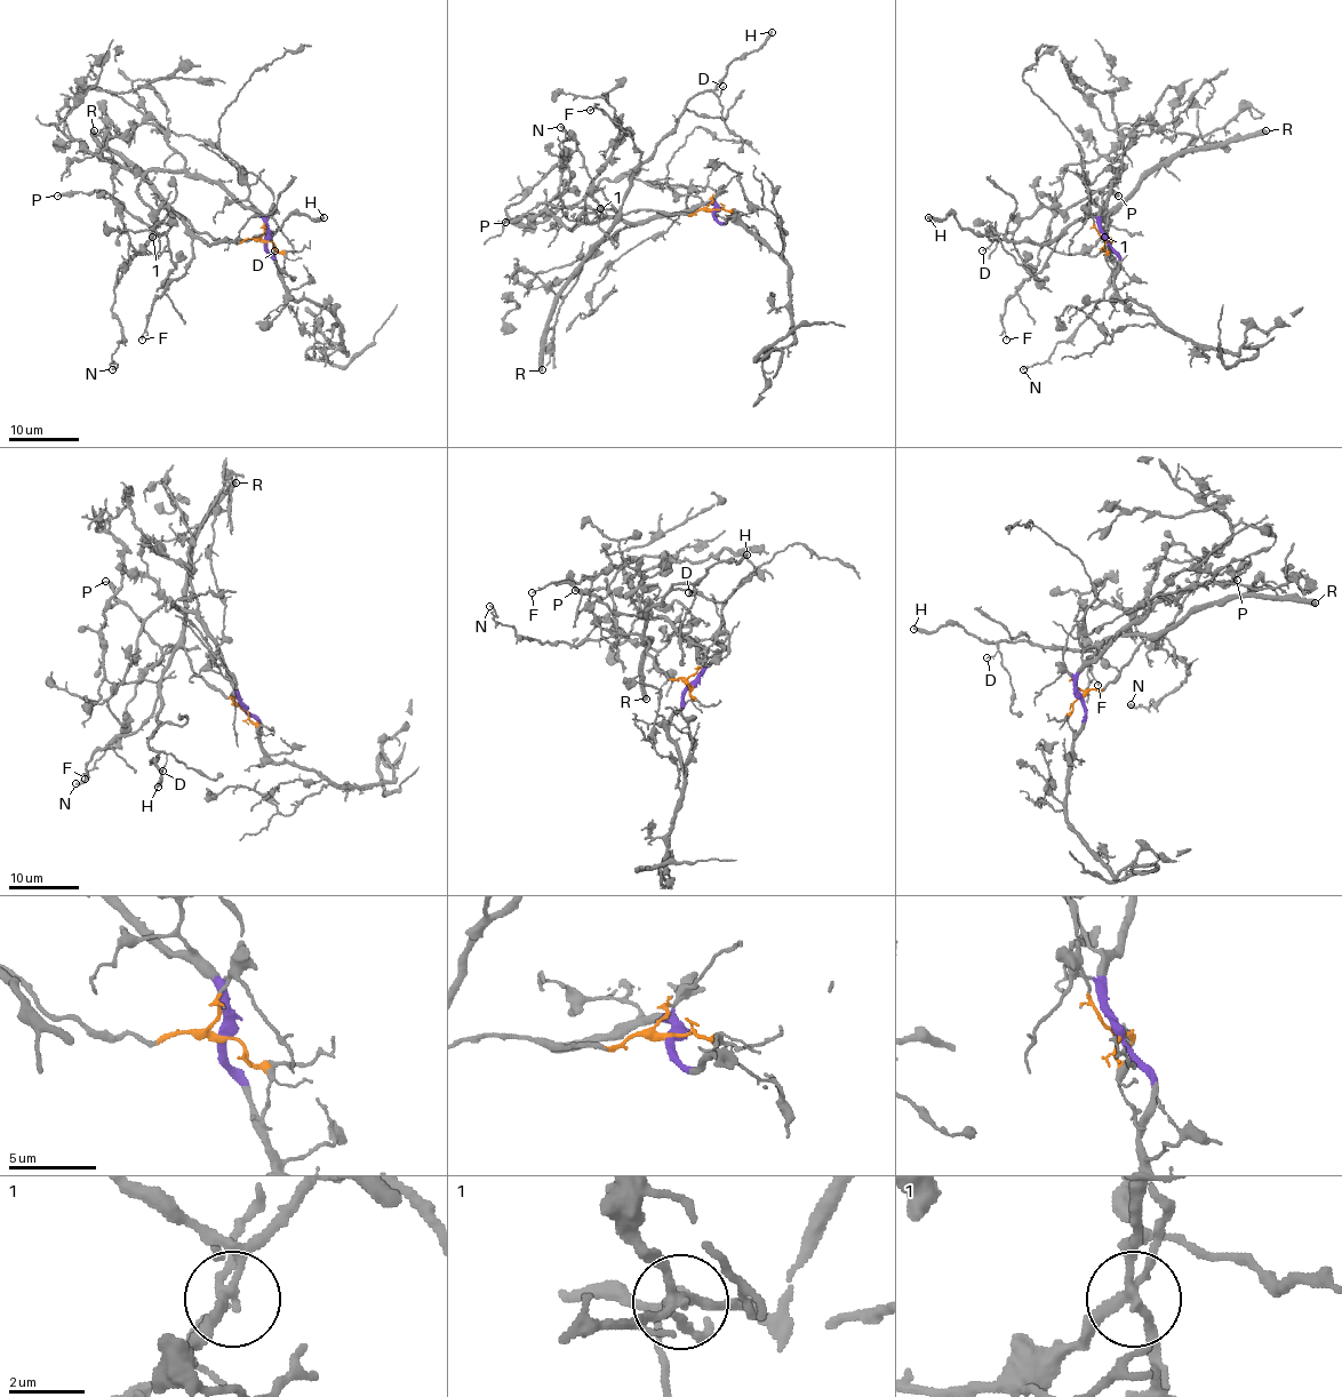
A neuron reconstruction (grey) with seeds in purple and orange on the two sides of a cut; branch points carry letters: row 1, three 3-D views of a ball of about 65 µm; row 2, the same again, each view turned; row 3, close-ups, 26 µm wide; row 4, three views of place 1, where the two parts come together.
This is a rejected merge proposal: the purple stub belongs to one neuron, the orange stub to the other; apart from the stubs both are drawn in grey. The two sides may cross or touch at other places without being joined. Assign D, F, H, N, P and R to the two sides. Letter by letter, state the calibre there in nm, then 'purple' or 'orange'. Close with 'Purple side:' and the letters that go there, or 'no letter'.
D: calibre 100 nm; orange
F: calibre 130 nm; orange
H: calibre 360 nm; orange
N: calibre 140 nm; orange
P: calibre 240 nm; orange
R: calibre 500 nm; orange
Purple side: no letter

